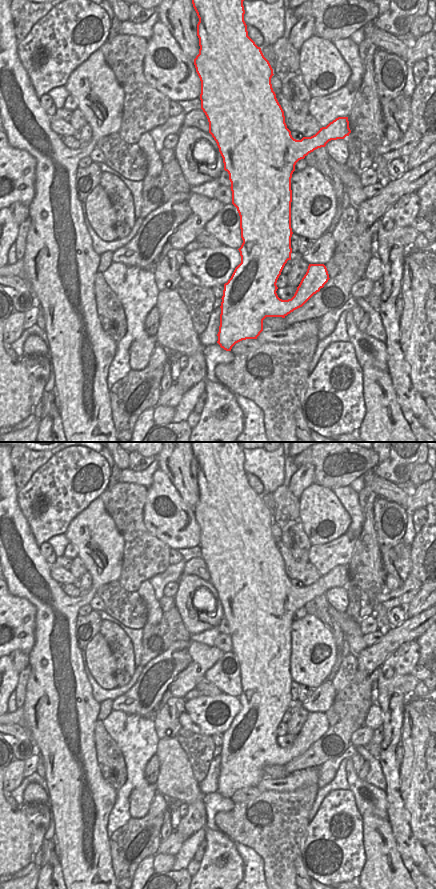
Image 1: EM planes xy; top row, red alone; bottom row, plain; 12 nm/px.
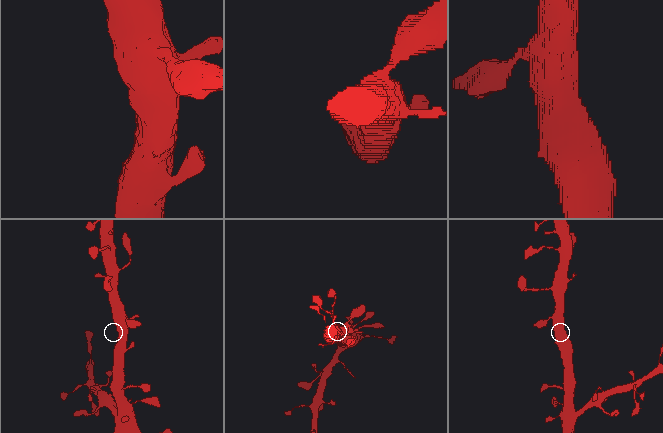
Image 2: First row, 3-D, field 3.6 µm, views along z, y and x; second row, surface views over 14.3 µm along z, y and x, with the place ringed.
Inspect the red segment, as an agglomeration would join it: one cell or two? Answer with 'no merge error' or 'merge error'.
no merge error

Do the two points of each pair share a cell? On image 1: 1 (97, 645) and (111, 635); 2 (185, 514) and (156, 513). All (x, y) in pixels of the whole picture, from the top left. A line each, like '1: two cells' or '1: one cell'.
1: two cells
2: one cell

